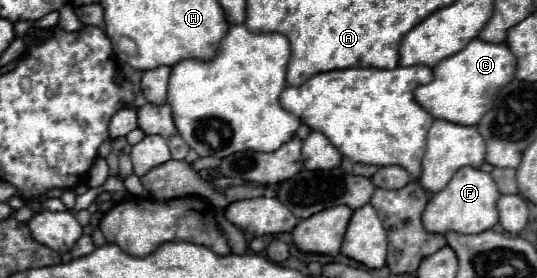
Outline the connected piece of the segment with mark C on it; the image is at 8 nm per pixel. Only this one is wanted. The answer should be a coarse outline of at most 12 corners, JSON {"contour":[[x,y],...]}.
{"contour":[[471,40],[415,100],[475,126],[515,76],[507,44]]}

